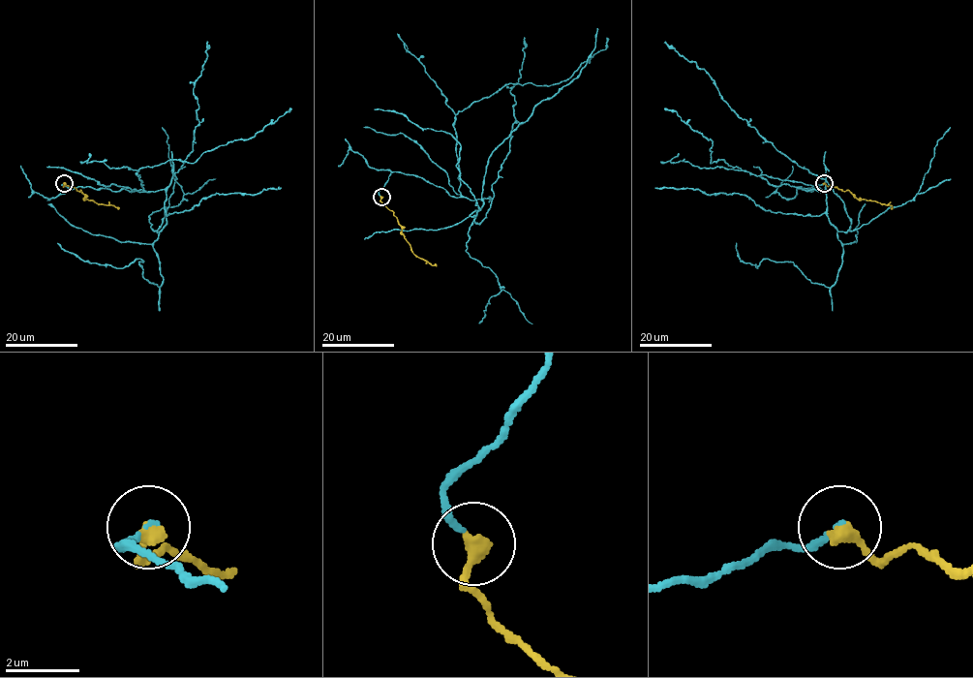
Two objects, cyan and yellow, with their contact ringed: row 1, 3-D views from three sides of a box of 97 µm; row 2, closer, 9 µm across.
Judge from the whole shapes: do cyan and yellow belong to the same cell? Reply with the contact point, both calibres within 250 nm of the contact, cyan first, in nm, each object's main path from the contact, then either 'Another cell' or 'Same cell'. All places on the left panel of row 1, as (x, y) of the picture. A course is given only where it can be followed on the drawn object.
Place: (64, 183). Thickness 130 nm (cyan) against 440 nm. Course of cyan: (64, 182), (73, 189), (164, 190), (167, 224), (160, 231), (199, 123), (193, 93), (206, 42). Course of yellow: (64, 182), (63, 185), (80, 191), (85, 199), (119, 208). Another cell

